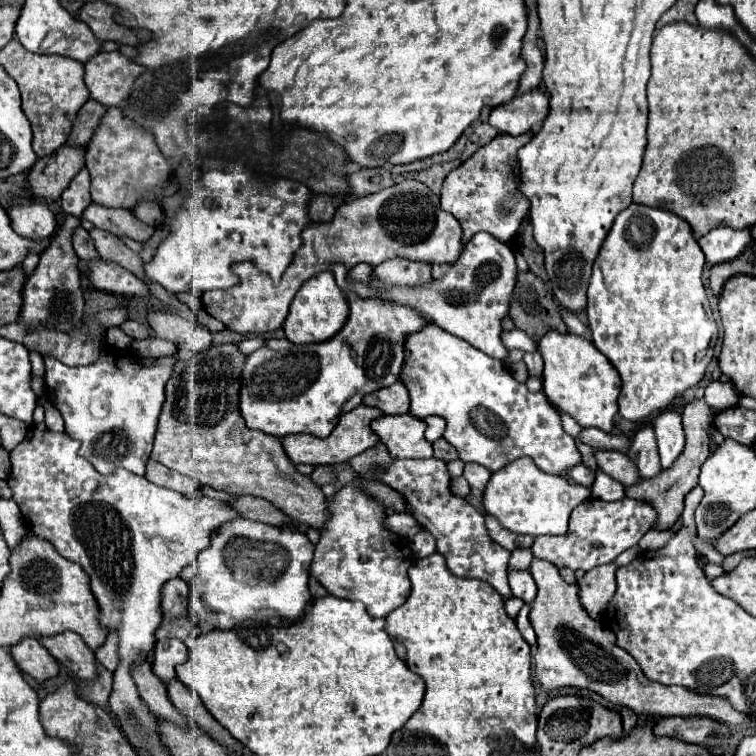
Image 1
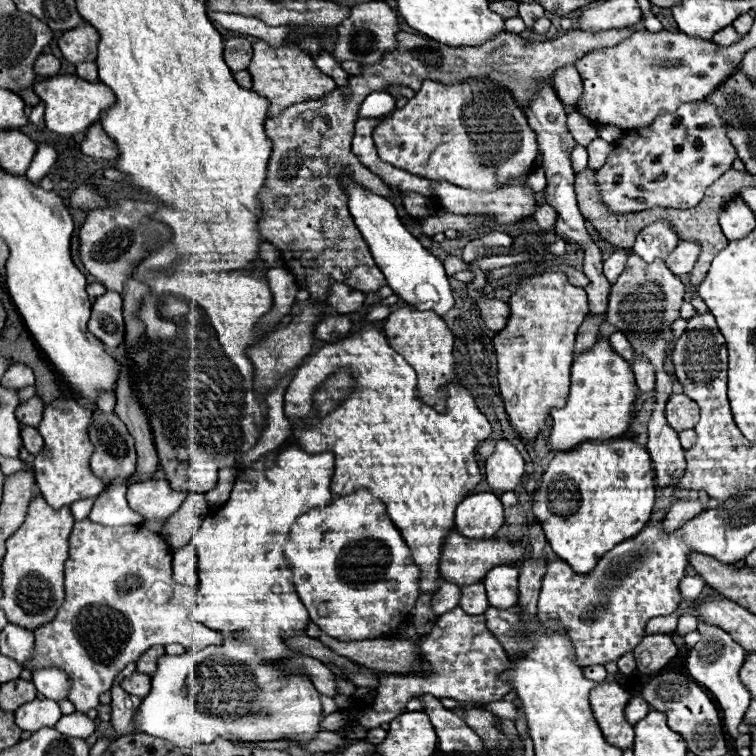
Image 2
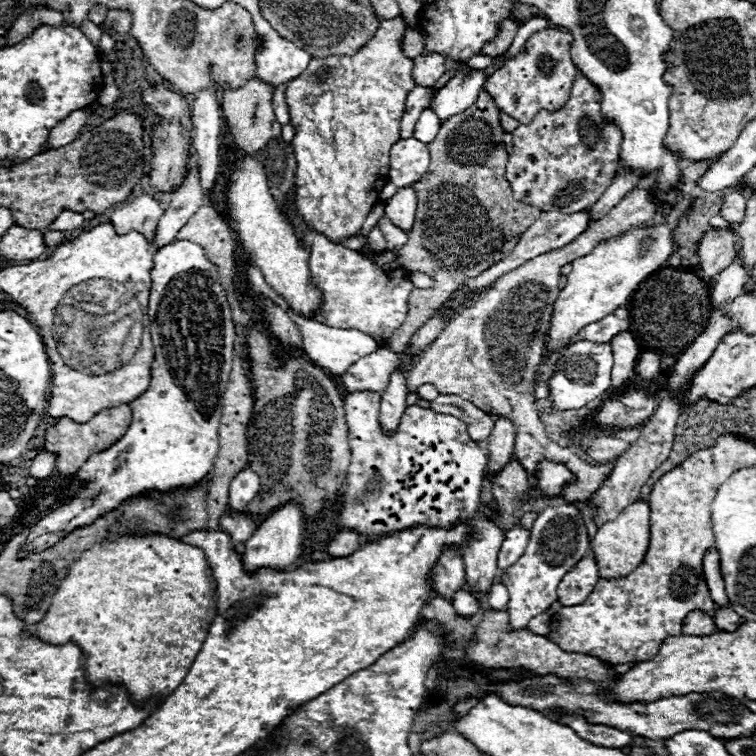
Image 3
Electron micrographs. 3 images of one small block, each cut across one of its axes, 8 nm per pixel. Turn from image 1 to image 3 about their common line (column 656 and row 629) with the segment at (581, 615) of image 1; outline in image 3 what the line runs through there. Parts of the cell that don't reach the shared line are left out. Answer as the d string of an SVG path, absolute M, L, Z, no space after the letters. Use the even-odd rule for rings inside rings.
M694 610L694 612L686 614L684 626L682 626L682 634L686 634L686 636L710 636L714 632L716 632L714 620L706 612Z

